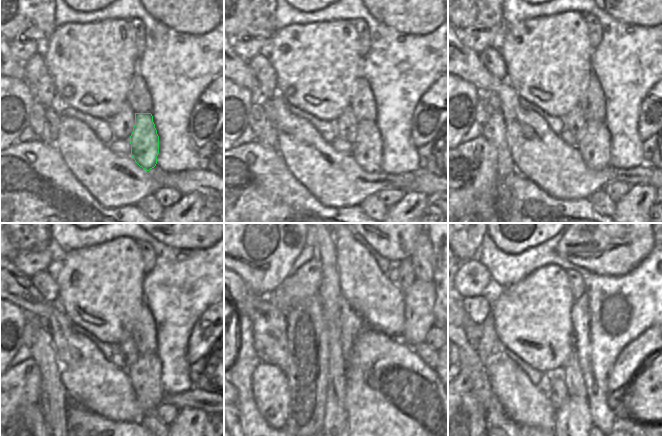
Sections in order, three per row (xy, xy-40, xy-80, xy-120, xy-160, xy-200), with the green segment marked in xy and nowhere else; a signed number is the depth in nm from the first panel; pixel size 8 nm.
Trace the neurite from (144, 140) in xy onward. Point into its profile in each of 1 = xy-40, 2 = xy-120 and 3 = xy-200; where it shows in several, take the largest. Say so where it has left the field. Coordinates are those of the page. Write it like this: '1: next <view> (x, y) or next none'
1: next xy-40 (368, 145)
2: next xy-120 (145, 374)
3: next xy-200 (573, 423)

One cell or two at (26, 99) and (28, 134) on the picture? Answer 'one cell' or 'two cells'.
two cells

